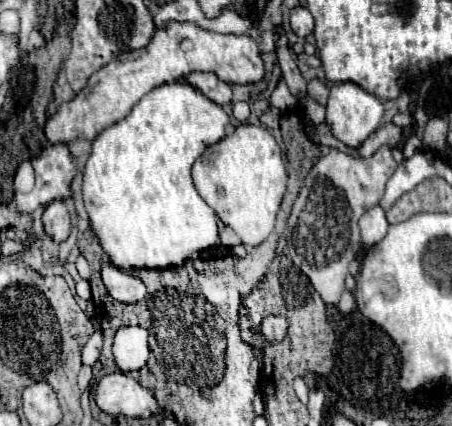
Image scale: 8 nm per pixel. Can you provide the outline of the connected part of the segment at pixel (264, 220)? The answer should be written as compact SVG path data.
M256 125L236 127L234 133L208 147L194 163L192 179L200 197L216 211L224 225L240 235L244 245L256 247L272 233L280 201L286 193L288 173L282 149L268 129Z

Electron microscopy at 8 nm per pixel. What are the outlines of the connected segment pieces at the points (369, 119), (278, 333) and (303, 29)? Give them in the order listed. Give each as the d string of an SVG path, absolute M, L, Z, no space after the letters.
M340 83L340 85L332 85L330 89L330 97L328 97L328 105L326 105L326 125L330 127L332 135L342 141L346 147L360 147L378 127L382 121L382 101L370 93L366 93L362 87L354 85L354 83Z
M266 317L262 321L262 333L266 335L268 343L280 341L286 335L286 329L288 329L288 323L282 317Z
M296 7L290 13L290 25L298 37L306 37L314 29L314 19L312 19L310 11L306 11L304 7Z

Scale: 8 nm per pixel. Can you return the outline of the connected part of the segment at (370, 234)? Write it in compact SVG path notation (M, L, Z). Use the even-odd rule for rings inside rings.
M380 205L368 209L362 219L360 219L360 235L362 235L362 241L364 245L374 245L378 243L380 239L384 239L388 231L388 221L386 221L386 213Z

